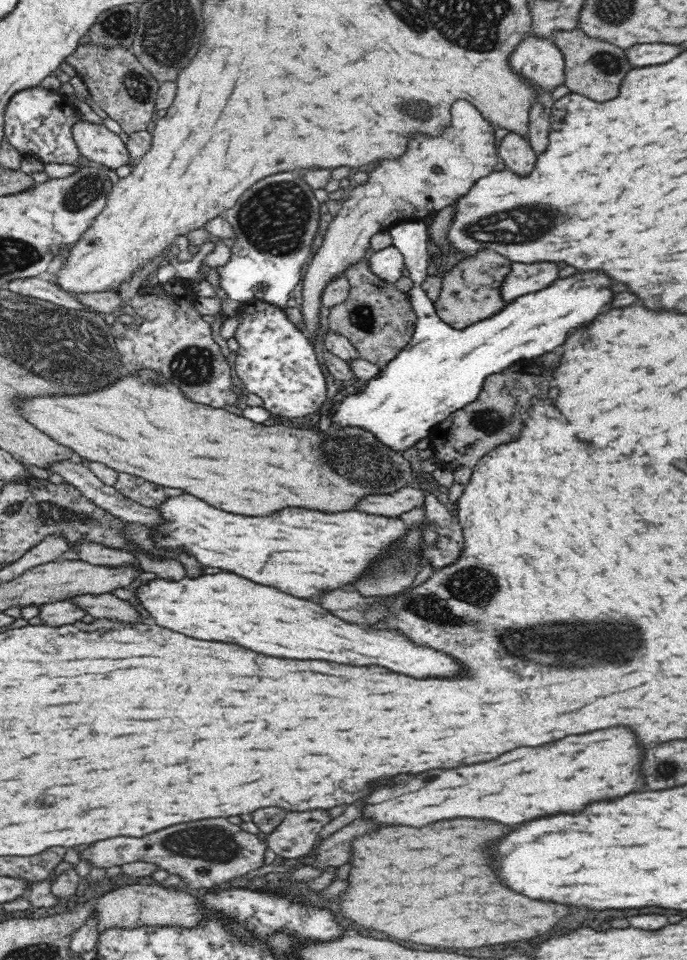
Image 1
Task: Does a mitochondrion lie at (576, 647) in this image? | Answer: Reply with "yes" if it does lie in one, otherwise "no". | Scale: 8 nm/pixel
yes

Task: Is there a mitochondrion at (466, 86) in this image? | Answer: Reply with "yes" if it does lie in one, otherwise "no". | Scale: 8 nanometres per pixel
no

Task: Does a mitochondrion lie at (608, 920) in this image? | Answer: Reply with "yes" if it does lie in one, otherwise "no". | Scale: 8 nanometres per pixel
no

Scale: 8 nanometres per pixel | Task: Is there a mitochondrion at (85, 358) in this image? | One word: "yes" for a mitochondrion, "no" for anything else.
yes

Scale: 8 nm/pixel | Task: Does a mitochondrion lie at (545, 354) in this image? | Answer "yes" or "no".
no

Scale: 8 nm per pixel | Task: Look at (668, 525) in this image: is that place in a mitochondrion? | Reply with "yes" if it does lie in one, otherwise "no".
no

